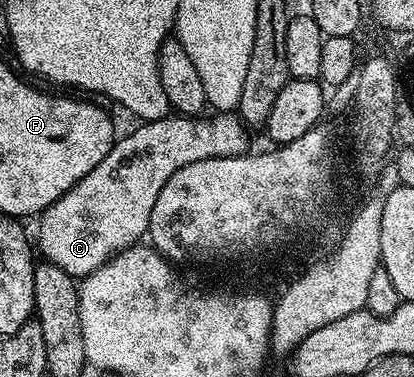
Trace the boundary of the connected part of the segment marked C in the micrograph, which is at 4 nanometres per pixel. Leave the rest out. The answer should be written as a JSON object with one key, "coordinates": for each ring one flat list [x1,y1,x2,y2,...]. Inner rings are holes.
{"coordinates":[[172,113,166,119,141,122,129,135,121,134,113,142,110,153,106,153,74,189,62,193,54,205,40,212,40,232,34,235,39,254,41,251,47,262,58,265,58,269,79,281,119,251,143,240,162,185,166,185,182,165,199,159,243,155,249,150,250,131,238,114,212,113,209,116,204,119]]}

